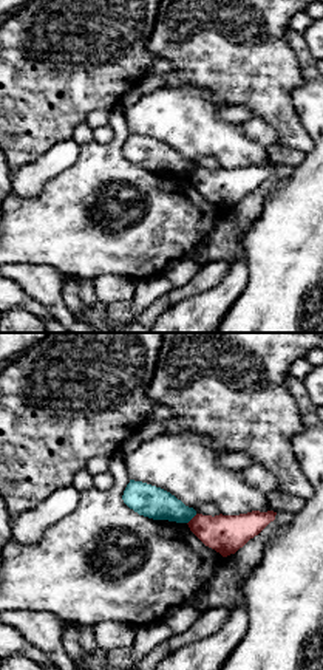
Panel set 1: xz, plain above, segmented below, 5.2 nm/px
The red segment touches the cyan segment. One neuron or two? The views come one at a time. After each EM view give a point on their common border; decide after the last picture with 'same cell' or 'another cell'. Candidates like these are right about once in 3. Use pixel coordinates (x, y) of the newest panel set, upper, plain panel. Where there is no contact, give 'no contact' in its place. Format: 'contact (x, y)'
contact (192, 172)

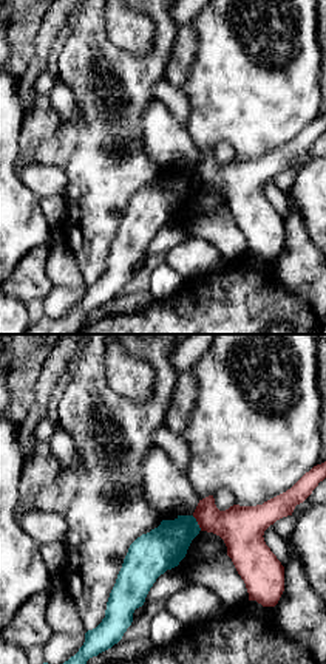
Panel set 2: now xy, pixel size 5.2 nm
contact (198, 177)

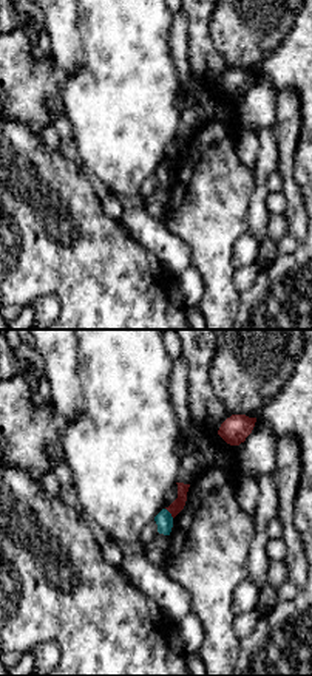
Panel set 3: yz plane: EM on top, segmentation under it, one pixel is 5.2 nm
contact (169, 164)

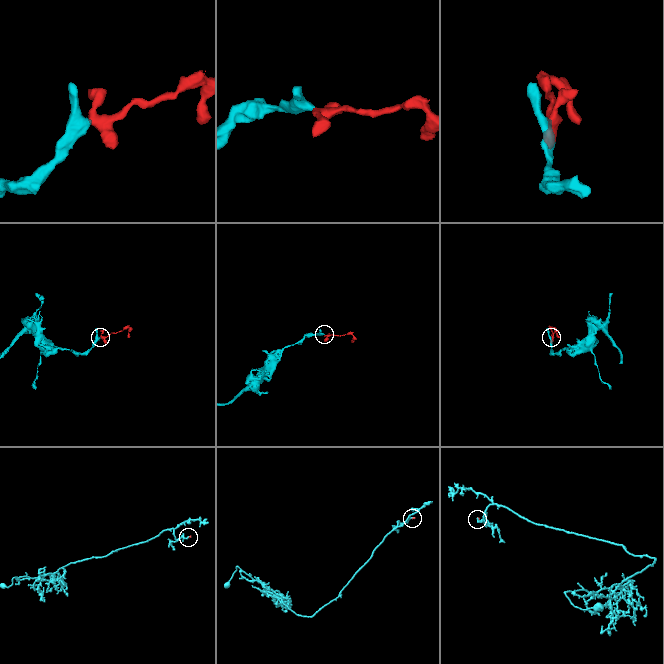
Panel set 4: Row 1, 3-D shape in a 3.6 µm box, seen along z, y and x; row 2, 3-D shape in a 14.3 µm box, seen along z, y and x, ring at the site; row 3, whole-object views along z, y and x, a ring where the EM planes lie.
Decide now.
another cell

